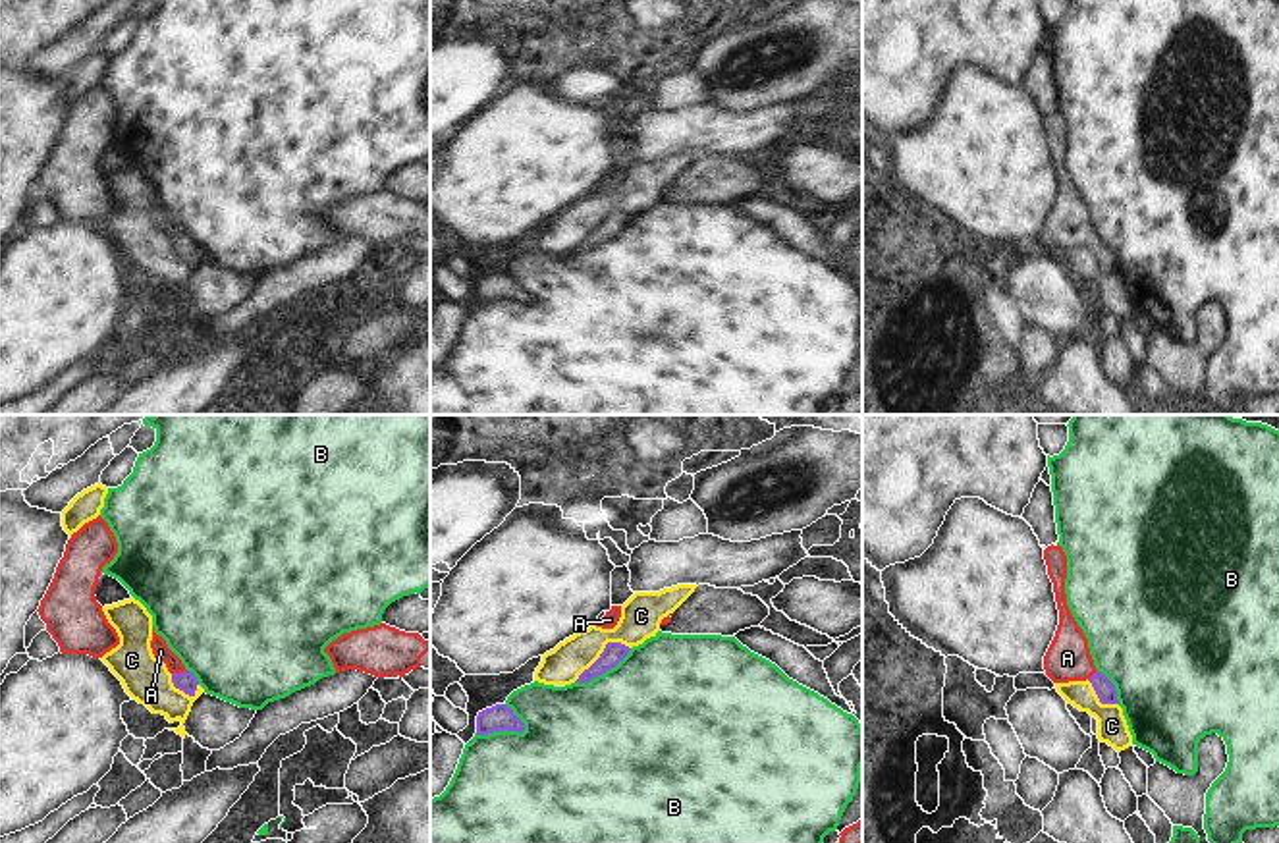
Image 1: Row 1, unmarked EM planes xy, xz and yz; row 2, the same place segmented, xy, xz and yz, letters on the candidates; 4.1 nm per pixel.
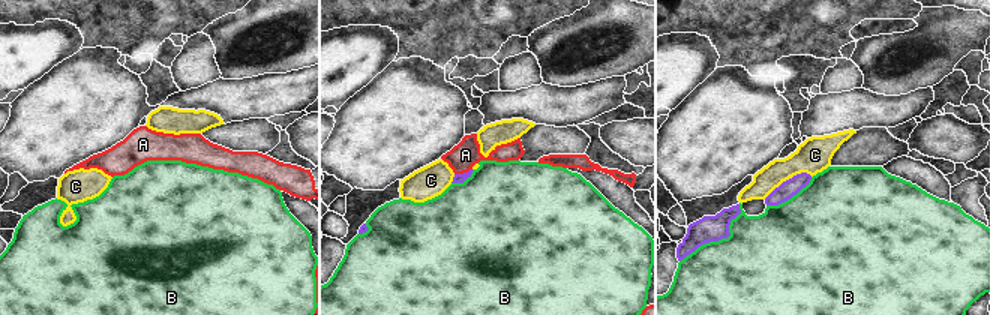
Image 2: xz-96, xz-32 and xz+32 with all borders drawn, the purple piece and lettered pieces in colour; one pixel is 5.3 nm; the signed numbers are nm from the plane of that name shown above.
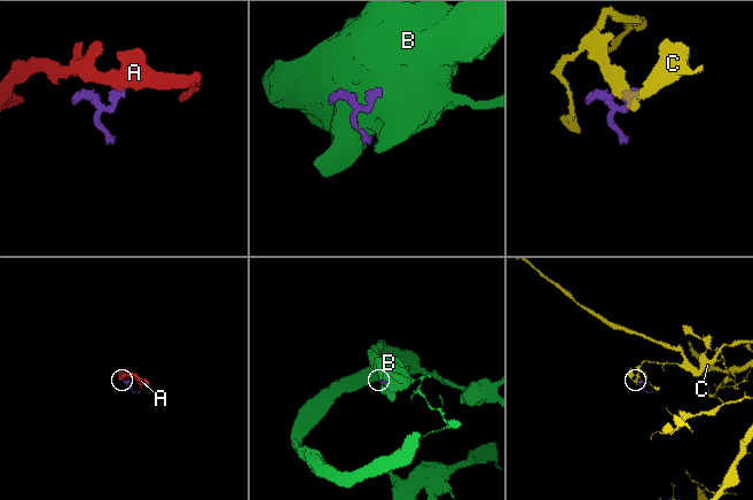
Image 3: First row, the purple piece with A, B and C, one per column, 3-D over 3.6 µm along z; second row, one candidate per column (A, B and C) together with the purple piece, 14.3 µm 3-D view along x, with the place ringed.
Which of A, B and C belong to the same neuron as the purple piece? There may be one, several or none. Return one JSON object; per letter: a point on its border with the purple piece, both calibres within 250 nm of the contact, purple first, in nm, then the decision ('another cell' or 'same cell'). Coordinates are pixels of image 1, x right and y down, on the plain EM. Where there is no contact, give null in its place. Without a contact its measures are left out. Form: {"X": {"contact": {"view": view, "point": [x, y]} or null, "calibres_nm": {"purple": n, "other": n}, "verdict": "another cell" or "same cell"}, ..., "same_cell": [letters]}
{"A": {"contact": {"view": "xy", "point": [178, 242]}, "calibres_nm": {"purple": 90, "other": 70}, "verdict": "same cell"}, "B": {"contact": {"view": "xz", "point": [502, 298]}, "calibres_nm": {"purple": 110, "other": 480}, "verdict": "another cell"}, "C": {"contact": {"view": "xz", "point": [602, 220]}, "calibres_nm": {"purple": 90, "other": 170}, "verdict": "another cell"}, "same_cell": ["A"]}

